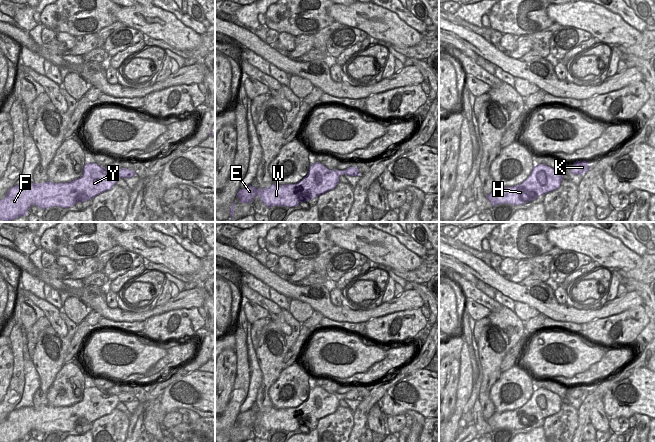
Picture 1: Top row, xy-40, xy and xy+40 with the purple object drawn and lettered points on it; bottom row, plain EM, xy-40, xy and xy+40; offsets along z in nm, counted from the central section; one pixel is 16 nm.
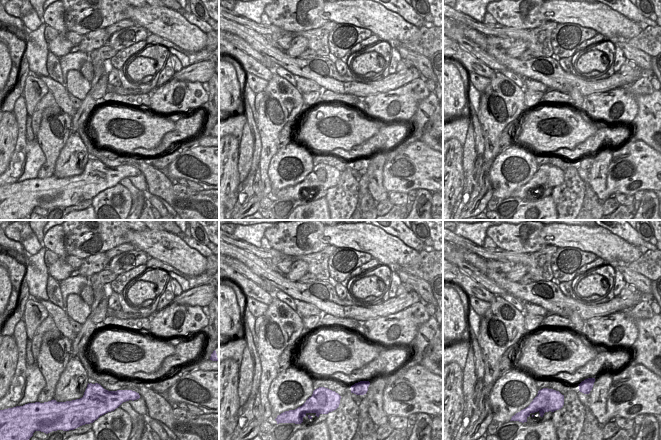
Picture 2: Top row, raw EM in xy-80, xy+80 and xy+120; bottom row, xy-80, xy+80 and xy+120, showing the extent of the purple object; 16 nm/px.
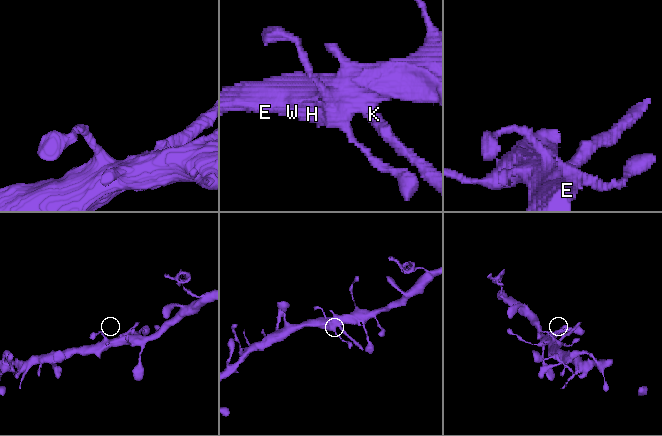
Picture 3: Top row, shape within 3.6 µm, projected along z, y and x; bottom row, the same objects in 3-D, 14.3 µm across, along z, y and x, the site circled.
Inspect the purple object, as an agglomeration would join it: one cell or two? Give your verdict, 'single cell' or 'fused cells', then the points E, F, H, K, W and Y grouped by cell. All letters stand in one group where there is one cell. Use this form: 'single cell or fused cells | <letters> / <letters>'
single cell | E F H K W Y

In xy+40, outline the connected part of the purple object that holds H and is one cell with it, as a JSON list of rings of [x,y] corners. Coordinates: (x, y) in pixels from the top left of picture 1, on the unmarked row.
[[[538,388],[522,407],[502,413],[495,412],[486,422],[492,430],[503,427],[523,429],[526,425],[531,426],[540,419],[558,413],[562,403],[559,395],[545,388]]]

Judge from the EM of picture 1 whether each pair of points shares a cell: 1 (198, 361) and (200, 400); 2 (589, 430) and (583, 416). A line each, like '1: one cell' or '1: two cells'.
1: two cells
2: two cells

